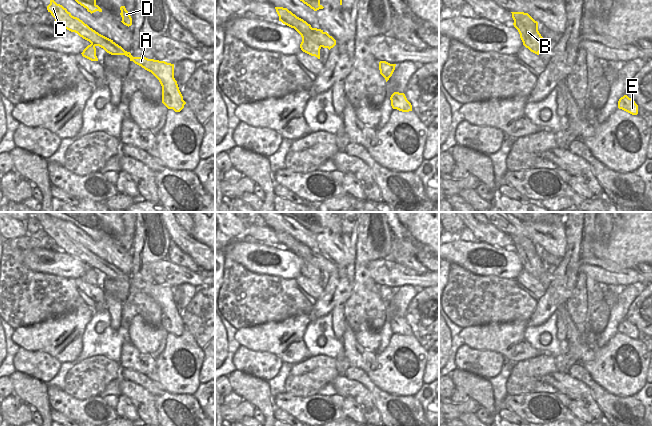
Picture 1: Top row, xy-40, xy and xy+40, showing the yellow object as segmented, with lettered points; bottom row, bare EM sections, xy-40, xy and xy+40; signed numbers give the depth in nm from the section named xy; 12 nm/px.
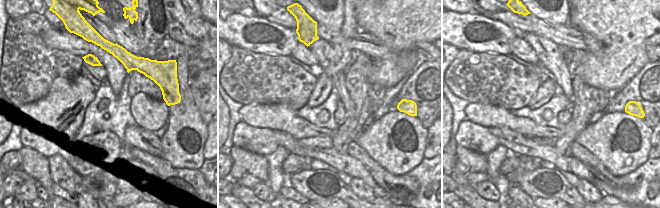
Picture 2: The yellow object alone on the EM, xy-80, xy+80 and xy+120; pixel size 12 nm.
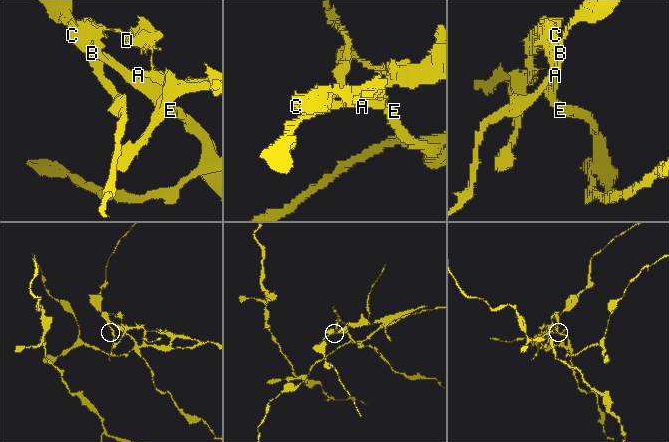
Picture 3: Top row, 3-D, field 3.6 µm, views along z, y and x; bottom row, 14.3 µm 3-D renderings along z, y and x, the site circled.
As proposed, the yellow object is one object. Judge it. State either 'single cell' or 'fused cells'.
fused cells

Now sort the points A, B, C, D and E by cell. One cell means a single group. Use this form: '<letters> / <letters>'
A C D E / B

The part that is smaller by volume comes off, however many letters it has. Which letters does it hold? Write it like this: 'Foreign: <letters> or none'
Foreign: B

